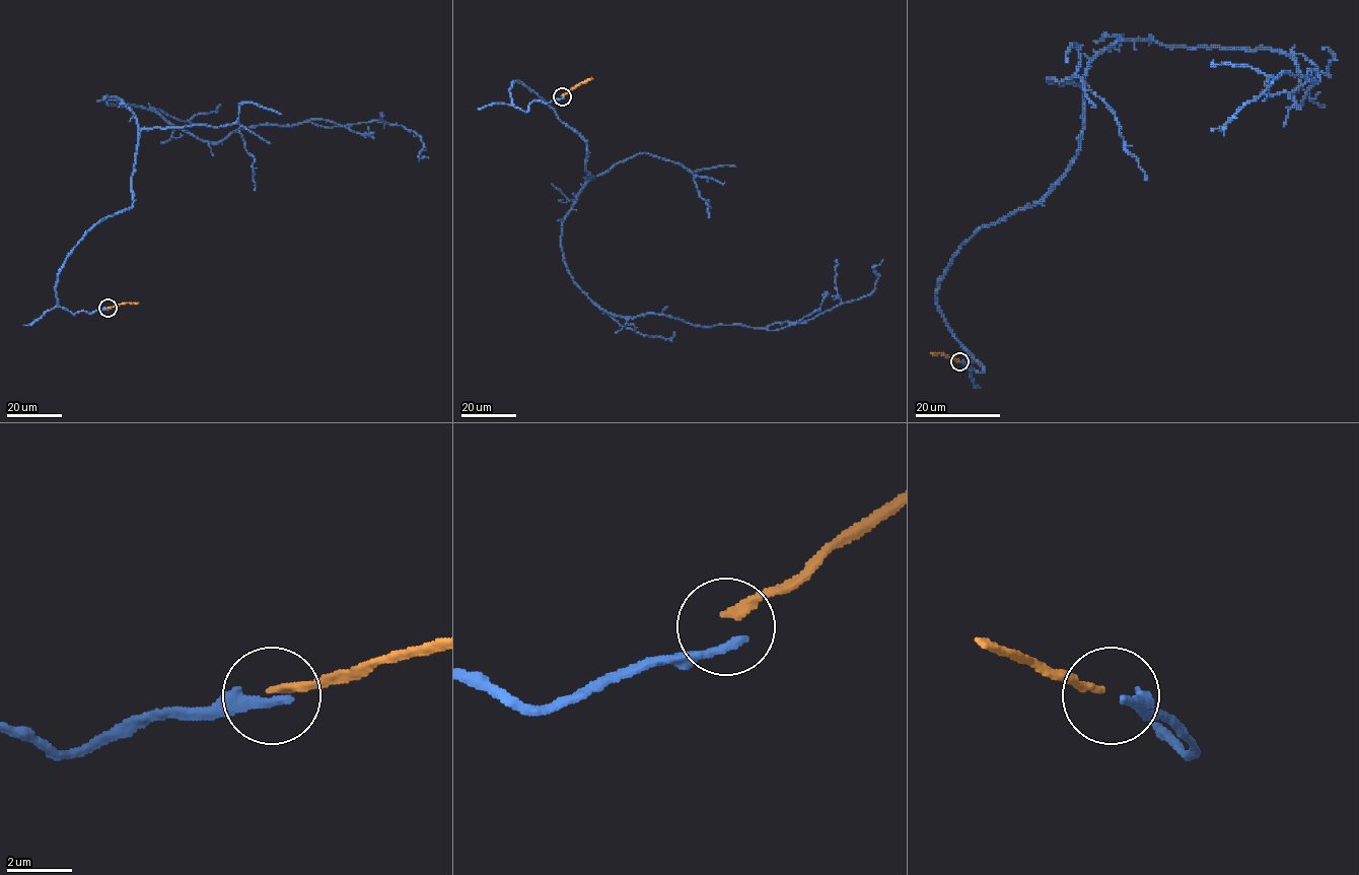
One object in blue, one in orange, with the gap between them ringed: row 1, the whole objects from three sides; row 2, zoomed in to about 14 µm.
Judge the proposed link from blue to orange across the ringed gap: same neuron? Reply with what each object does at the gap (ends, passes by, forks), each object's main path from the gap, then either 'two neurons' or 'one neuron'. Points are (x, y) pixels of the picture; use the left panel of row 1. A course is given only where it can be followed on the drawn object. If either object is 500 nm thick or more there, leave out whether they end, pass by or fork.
blue ends; orange ends; course blue (108, 309), (74, 315), (55, 288), (132, 206), (138, 124), (110, 98), (214, 143), (382, 120), (429, 157); course orange (109, 308), (138, 303); two neurons

